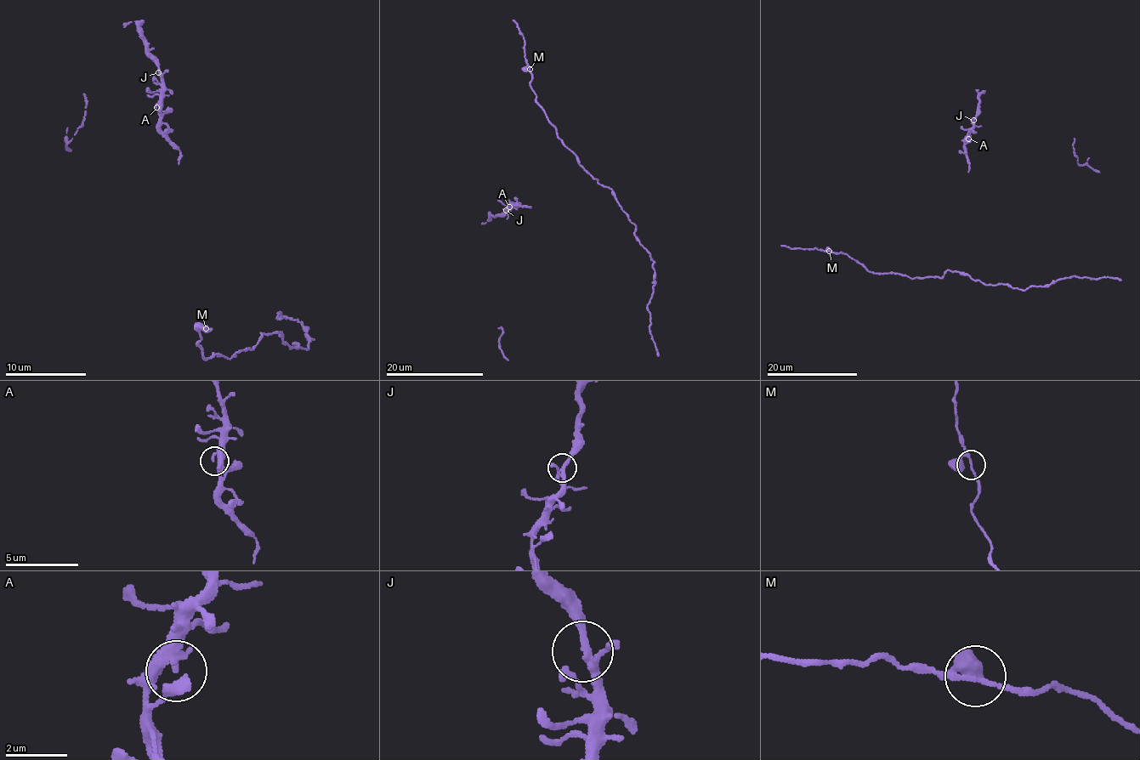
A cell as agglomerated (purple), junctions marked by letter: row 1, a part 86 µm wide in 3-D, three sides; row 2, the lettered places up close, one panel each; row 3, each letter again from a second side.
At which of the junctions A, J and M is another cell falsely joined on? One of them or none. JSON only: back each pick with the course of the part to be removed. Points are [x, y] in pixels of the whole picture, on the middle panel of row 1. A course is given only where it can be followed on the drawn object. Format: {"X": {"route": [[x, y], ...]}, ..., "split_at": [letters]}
{"split_at": []}

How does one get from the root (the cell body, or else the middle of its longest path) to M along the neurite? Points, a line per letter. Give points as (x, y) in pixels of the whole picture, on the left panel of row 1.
M: (309, 347), (291, 348), (279, 331), (265, 333), (229, 359), (204, 359), (198, 331), (207, 329)

